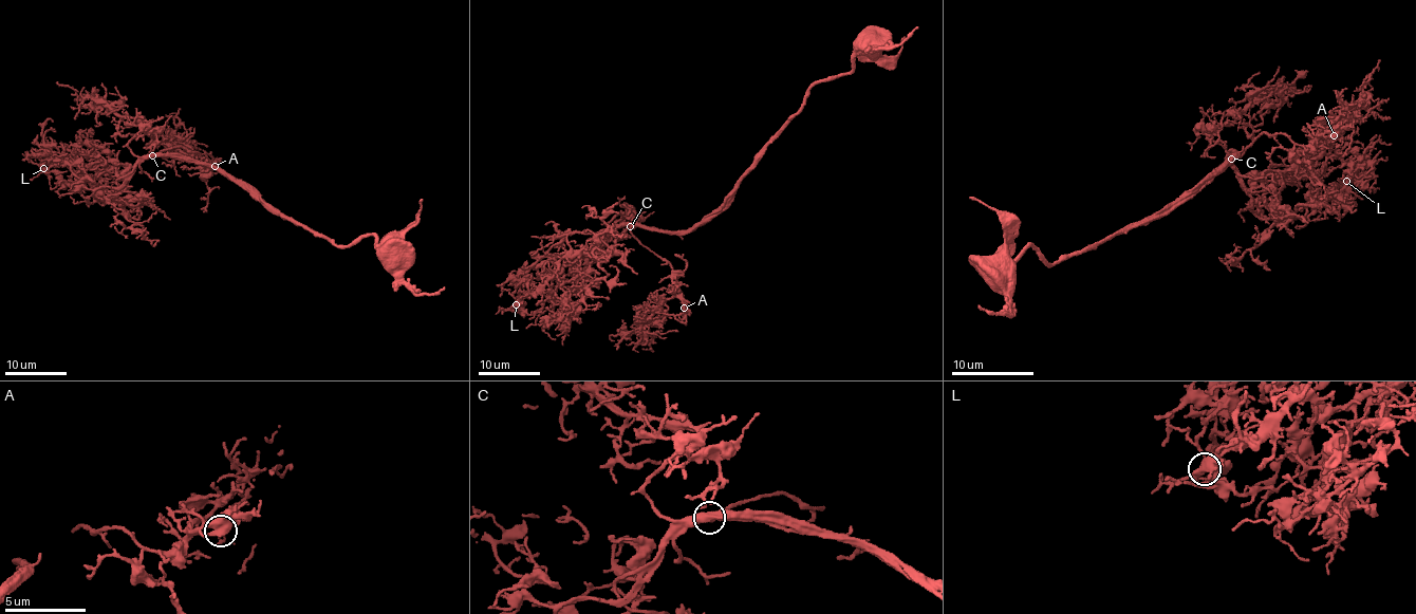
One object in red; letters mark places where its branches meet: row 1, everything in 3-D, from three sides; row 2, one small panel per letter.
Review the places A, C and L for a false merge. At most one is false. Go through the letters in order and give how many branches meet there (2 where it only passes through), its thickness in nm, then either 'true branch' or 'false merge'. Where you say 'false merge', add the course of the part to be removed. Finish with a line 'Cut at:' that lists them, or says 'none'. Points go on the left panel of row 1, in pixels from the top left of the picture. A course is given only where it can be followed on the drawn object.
A: 3 | 480 nm | true branch
C: 3 | 320 nm | true branch
L: 3 | 420 nm | true branch
Cut at: none

